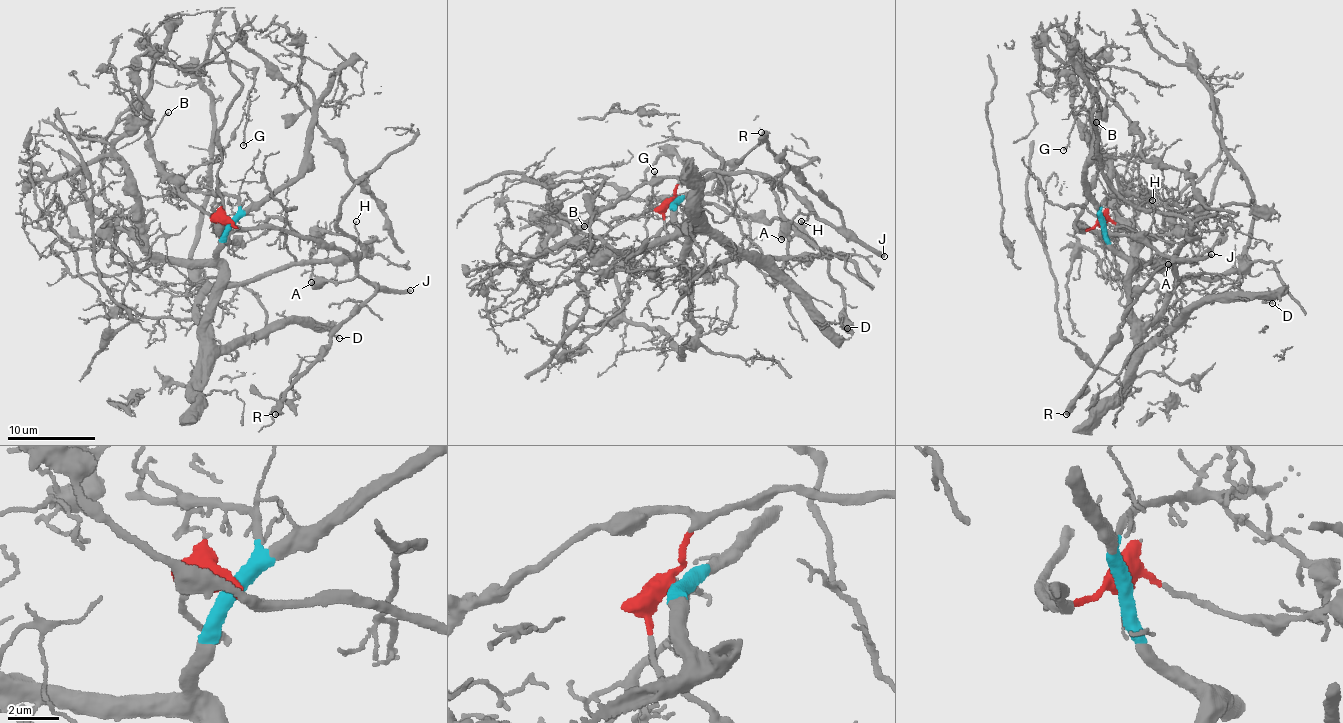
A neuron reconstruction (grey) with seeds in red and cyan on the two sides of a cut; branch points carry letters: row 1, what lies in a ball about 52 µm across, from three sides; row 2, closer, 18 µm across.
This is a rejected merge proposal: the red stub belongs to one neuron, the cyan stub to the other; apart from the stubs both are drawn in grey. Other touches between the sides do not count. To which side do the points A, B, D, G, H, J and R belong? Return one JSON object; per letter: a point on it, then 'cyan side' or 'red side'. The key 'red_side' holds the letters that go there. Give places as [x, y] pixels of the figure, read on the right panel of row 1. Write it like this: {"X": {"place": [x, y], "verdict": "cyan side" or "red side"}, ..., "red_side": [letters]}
{"A": {"place": [1168, 264], "verdict": "red side"}, "B": {"place": [1096, 122], "verdict": "red side"}, "D": {"place": [1272, 303], "verdict": "cyan side"}, "G": {"place": [1063, 150], "verdict": "red side"}, "H": {"place": [1152, 200], "verdict": "red side"}, "J": {"place": [1211, 254], "verdict": "red side"}, "R": {"place": [1066, 414], "verdict": "red side"}, "red_side": ["A", "B", "G", "H", "J", "R"]}

